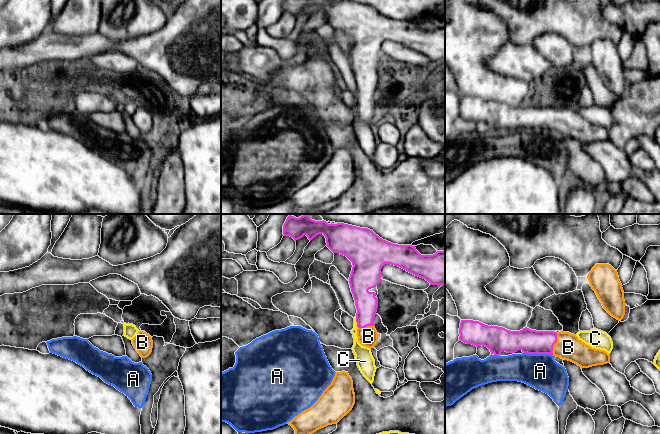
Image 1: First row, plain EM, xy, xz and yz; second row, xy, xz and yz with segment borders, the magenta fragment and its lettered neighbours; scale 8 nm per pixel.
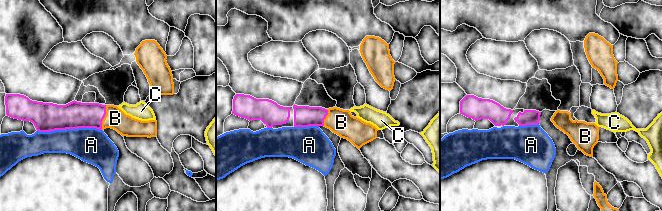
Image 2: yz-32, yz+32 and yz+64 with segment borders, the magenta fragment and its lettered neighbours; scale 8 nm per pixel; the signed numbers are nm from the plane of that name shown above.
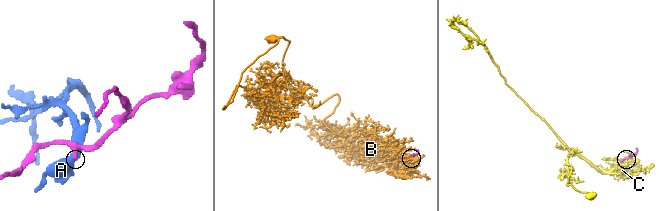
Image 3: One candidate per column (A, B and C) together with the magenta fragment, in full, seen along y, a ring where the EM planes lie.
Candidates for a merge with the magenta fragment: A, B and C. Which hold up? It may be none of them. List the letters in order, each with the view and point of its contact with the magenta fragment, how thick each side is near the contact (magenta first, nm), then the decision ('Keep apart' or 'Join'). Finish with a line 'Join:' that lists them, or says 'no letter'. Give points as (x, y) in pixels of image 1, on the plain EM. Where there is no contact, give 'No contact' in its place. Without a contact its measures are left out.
A: Touches magenta at yz (538, 129). Thickness 190 nm (magenta) against 280 nm. Keep apart
B: Touches magenta at yz (554, 119). Thickness 190 nm (magenta) against 200 nm. Join
C: Touches magenta at xz (356, 97). Thickness 180 nm (magenta) against 100 nm. Keep apart
Join: B

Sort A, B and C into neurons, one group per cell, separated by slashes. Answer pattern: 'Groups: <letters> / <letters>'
Groups: A / B / C

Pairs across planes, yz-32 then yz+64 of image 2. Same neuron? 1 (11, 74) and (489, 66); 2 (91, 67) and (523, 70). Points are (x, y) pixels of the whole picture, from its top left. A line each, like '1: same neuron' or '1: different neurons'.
1: different neurons
2: same neuron

